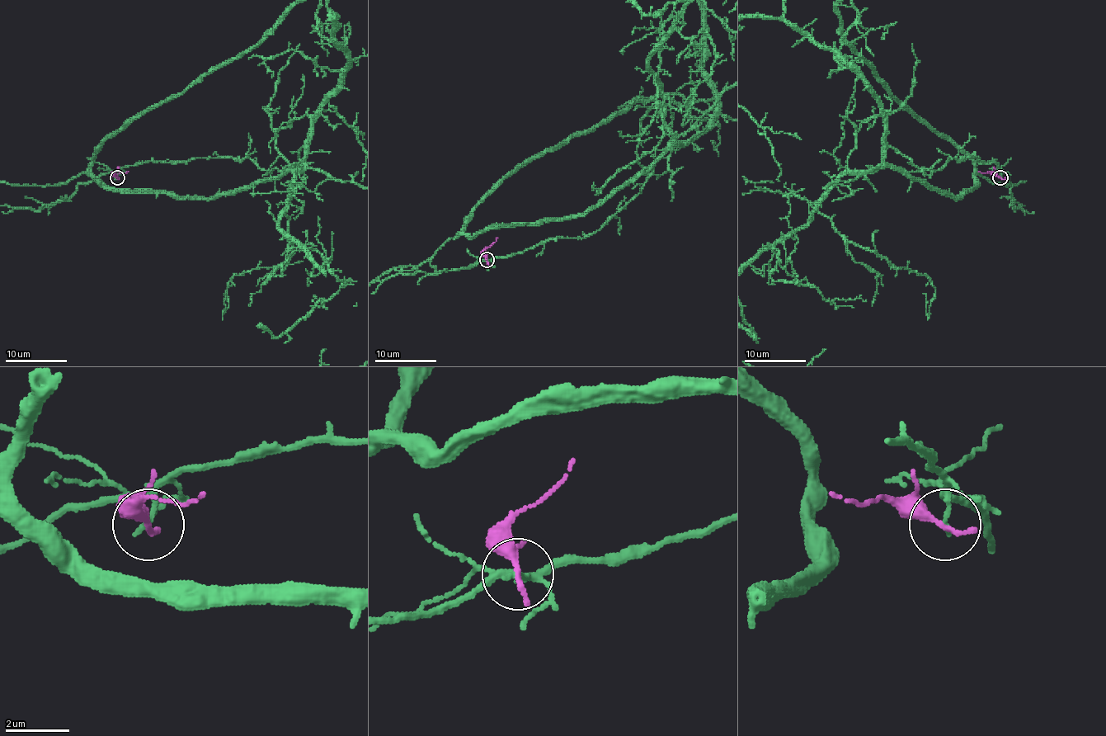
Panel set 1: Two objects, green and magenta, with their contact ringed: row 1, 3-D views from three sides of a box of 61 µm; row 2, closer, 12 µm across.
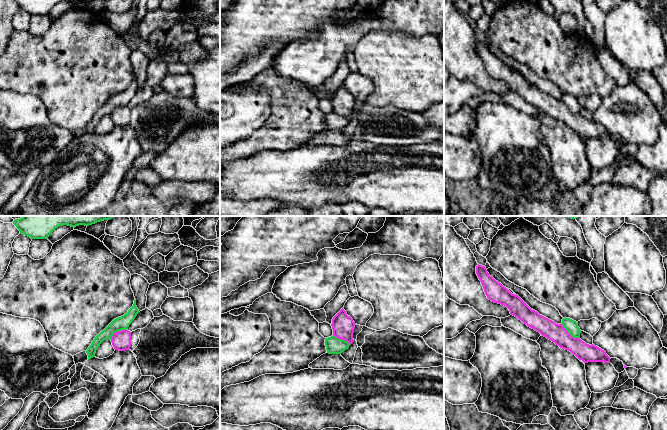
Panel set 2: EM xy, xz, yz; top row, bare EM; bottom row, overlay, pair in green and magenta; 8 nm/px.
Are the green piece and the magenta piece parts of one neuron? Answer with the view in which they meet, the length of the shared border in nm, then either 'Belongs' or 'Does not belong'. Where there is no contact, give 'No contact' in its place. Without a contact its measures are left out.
Touches green in yz. Shared border 200 nm. Does not belong

